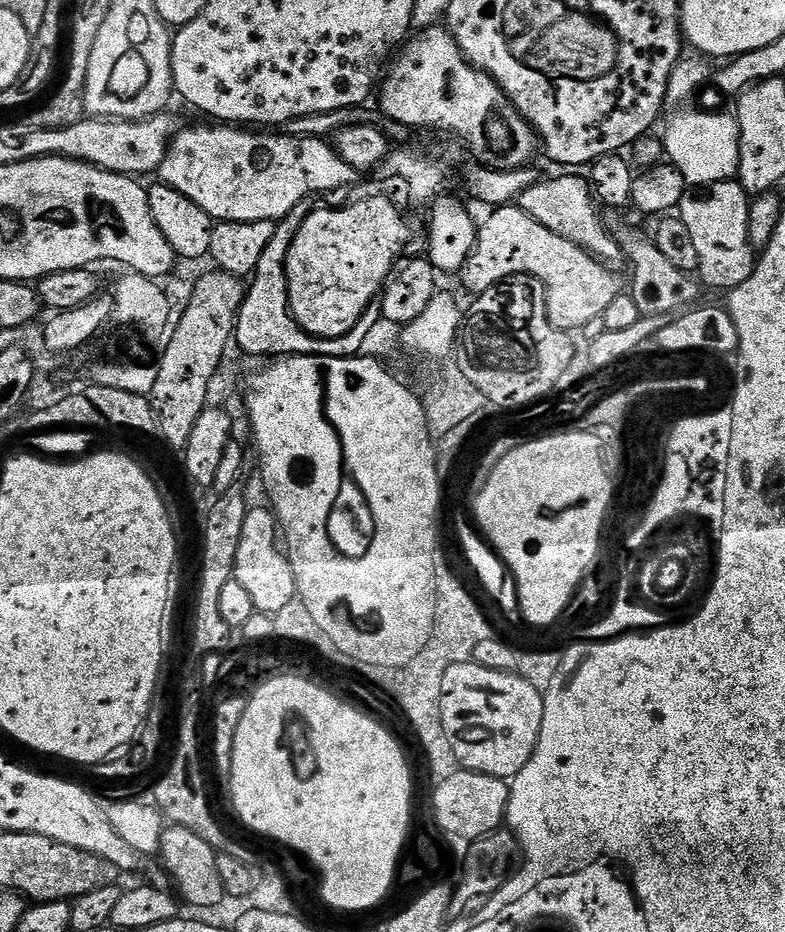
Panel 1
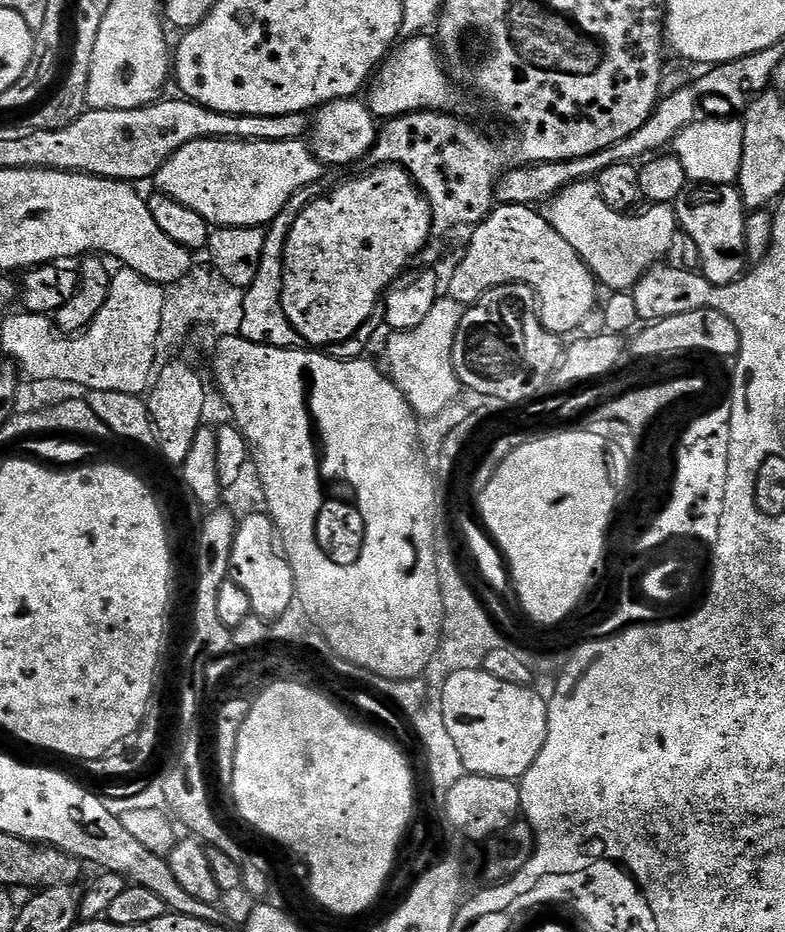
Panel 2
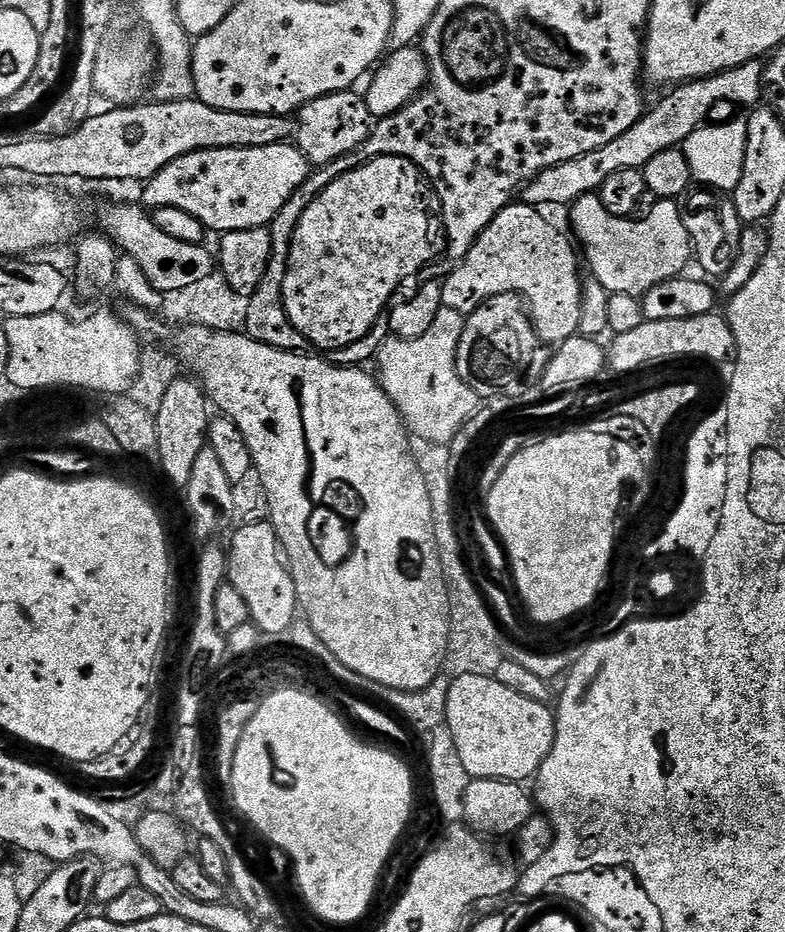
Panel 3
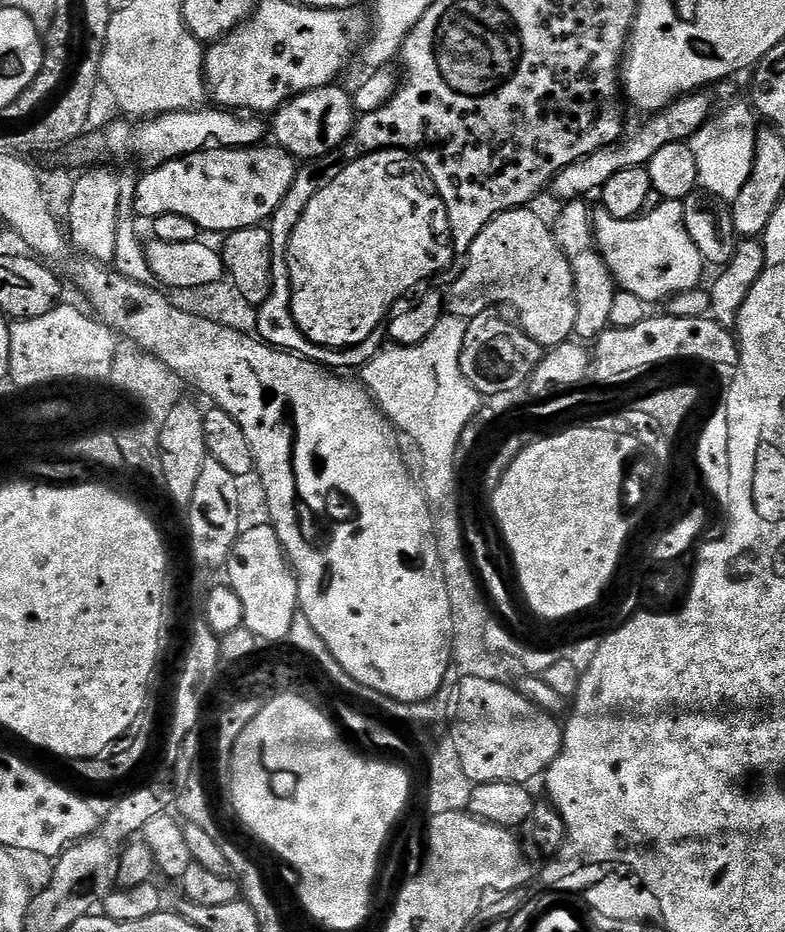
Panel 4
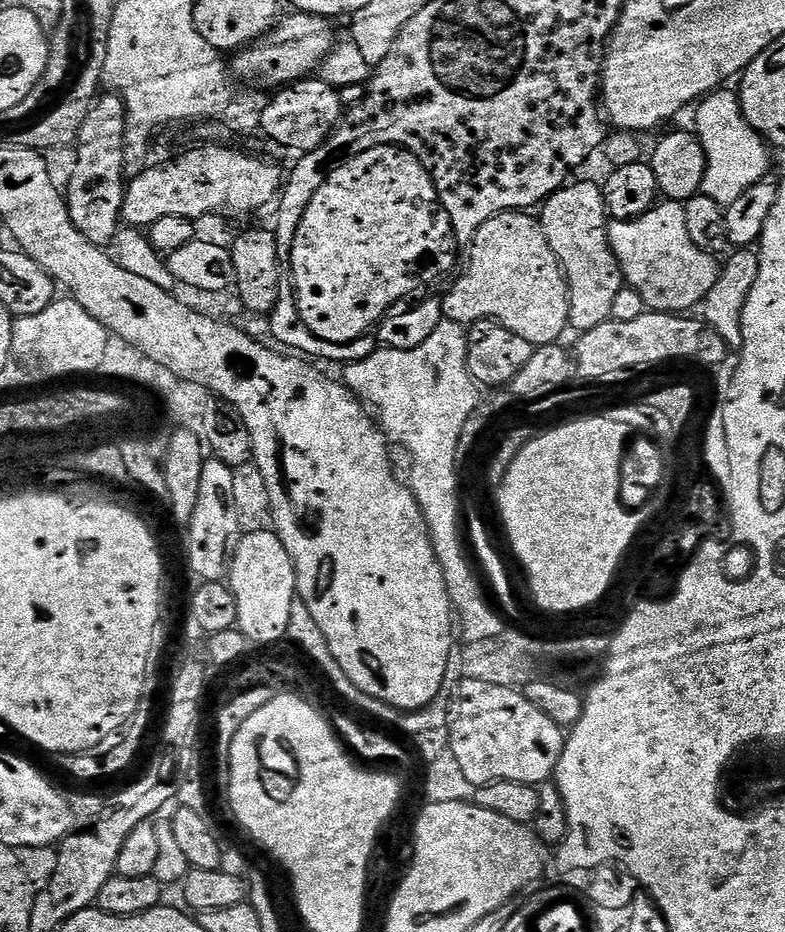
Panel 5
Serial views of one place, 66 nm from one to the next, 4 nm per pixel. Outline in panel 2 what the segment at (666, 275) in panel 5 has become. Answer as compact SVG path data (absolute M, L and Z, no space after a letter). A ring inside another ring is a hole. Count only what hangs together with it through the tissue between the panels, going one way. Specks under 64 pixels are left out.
M595 179L579 180L566 186L546 204L550 226L574 246L601 285L612 292L631 290L650 269L665 259L678 236L676 209L670 204L645 207L641 216L625 214L606 206Z

